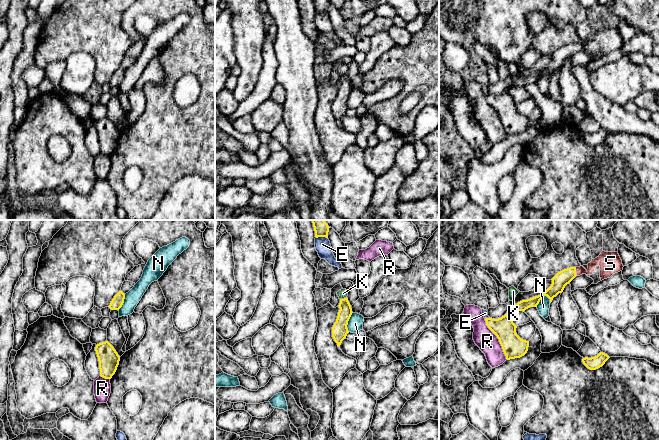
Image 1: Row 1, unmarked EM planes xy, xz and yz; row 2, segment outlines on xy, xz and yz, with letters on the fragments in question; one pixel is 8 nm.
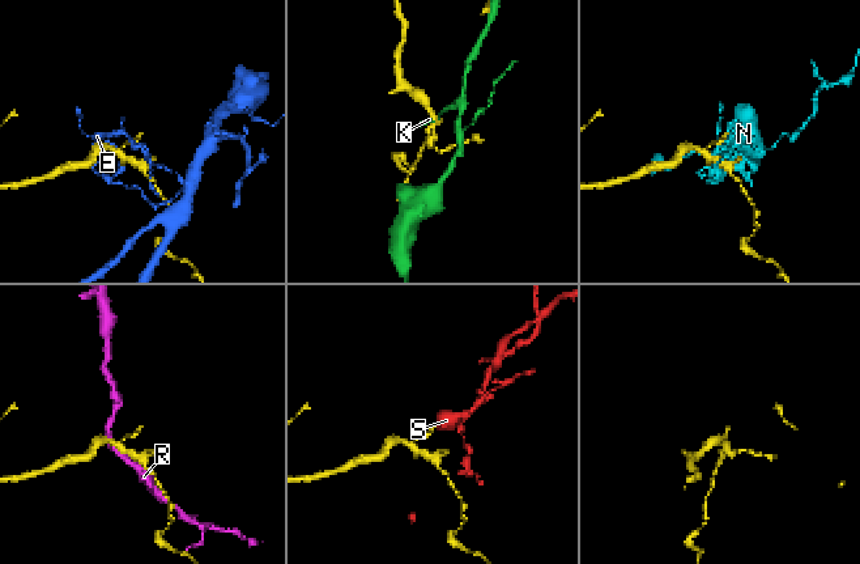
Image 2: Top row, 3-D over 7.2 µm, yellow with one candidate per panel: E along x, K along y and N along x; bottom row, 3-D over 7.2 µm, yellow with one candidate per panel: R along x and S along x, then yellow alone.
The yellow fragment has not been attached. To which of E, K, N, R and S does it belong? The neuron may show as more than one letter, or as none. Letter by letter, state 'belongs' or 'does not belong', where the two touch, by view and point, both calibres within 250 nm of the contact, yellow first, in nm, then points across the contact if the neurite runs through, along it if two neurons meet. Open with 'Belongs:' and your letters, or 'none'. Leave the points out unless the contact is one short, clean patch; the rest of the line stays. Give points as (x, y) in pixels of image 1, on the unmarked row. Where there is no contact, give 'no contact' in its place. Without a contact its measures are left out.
Belongs: S
E: does not belong | xz (321, 12) | 110/130 nm
K: does not belong | xz (344, 74) | 120/80 nm
N: does not belong | yz (541, 74) | 120/100 nm
R: does not belong | yz (498, 114) | 180/170 nm
S: belongs | yz (575, 47) | 120/120 nm | across yz (561, 55), (575, 47), (587, 47), (604, 36)

